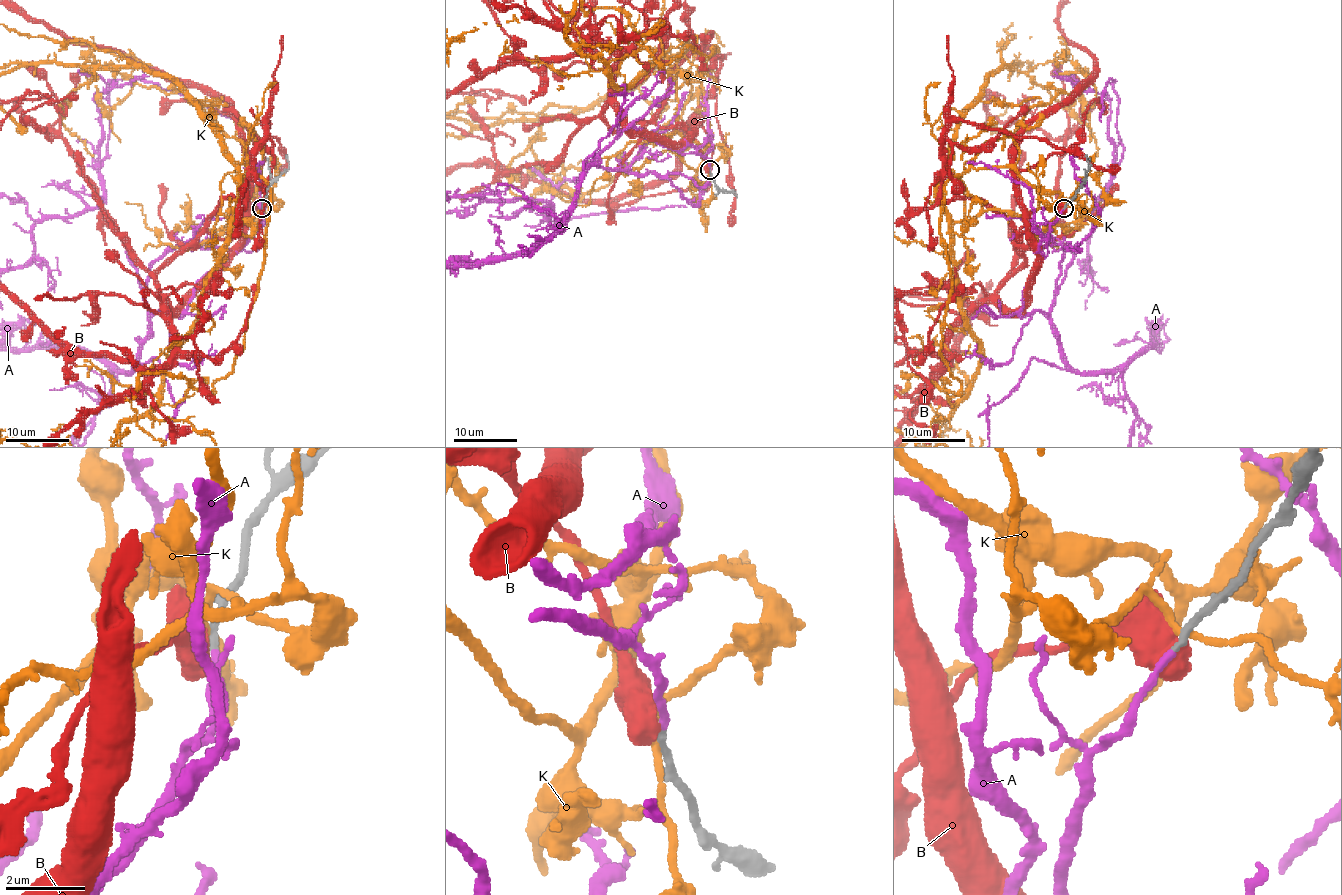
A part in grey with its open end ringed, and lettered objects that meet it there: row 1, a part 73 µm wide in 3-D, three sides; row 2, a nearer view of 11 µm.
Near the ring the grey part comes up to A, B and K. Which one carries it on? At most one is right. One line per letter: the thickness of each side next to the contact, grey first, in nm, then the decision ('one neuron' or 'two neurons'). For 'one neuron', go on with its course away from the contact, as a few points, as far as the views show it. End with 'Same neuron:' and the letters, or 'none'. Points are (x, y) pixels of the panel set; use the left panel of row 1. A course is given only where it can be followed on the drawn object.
A: 170 nm thick on the grey side, 170 nm on the other; one neuron
B: 180 nm thick on the grey side, 800 nm on the other; two neurons
K: 220 nm thick on the grey side, 180 nm on the other; two neurons
Same neuron: A

